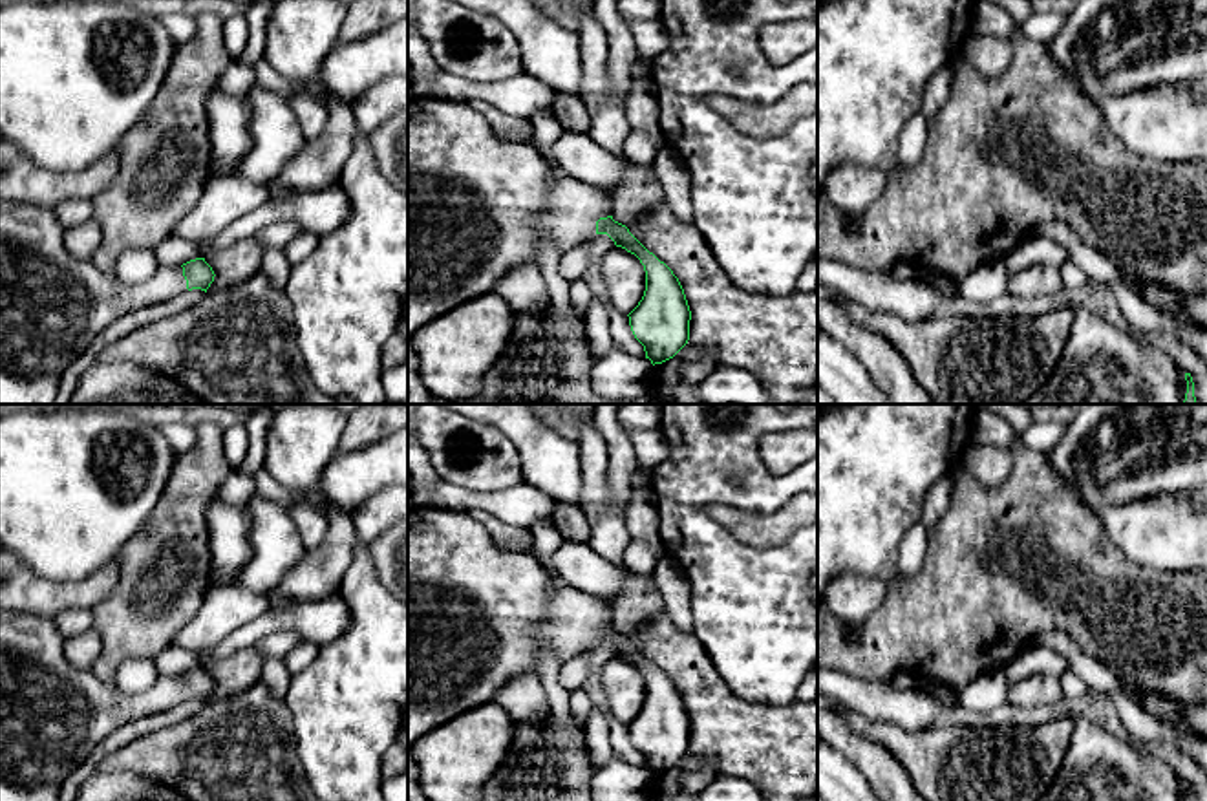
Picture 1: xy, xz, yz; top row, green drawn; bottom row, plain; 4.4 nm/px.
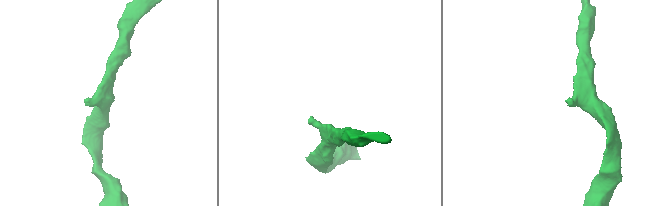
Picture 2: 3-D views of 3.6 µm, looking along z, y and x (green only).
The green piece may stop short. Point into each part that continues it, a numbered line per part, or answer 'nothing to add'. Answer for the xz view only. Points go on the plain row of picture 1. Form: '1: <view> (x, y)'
1: xz (478, 615)

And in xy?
1: xy (52, 715)

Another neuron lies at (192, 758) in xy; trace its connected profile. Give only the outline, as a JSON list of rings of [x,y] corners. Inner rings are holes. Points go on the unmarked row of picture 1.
[[[262,680],[236,695],[205,702],[187,721],[137,737],[97,766],[97,772],[117,770],[155,779],[187,801],[320,801],[294,755],[294,721],[285,699],[274,697]],[[232,750],[260,752],[263,759],[234,775]]]

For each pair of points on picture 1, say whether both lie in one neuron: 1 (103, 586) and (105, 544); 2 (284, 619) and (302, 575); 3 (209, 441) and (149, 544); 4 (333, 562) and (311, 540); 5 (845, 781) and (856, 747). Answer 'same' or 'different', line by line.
1: different
2: different
3: same
4: different
5: different

